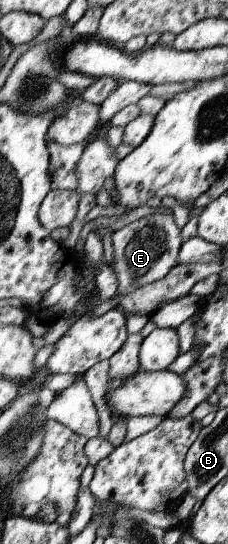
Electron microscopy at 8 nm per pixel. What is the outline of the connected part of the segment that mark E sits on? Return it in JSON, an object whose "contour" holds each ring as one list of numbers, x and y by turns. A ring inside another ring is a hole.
{"contour":[[155,213,153,216,140,218,112,234,113,251,112,271,116,273,118,287,116,295,128,295,164,279,172,267,180,264,178,252,184,243,181,229,176,226,172,214]]}

